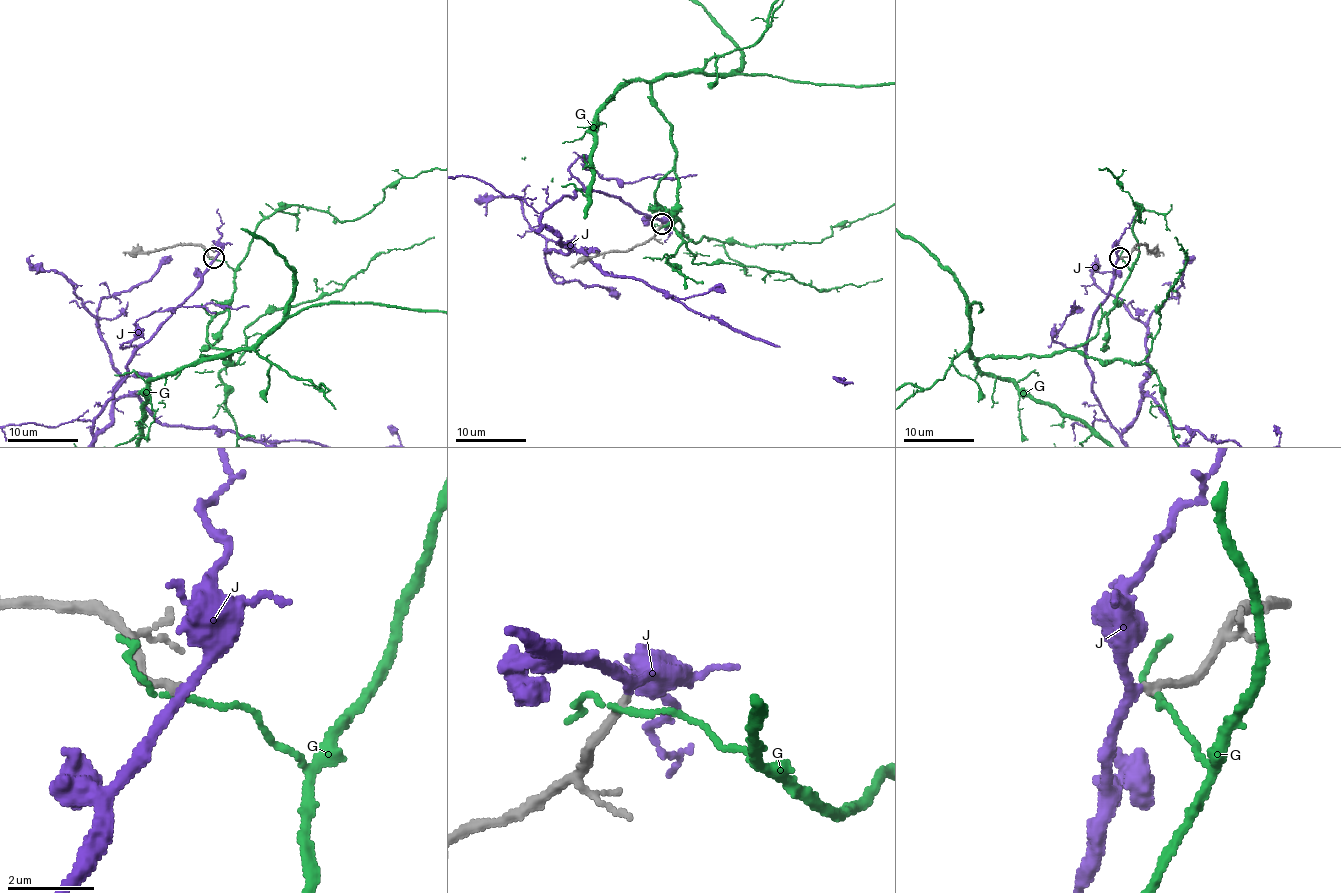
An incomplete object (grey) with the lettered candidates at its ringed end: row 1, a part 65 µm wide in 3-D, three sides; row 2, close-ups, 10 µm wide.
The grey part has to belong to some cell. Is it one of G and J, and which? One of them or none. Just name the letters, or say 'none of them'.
J

